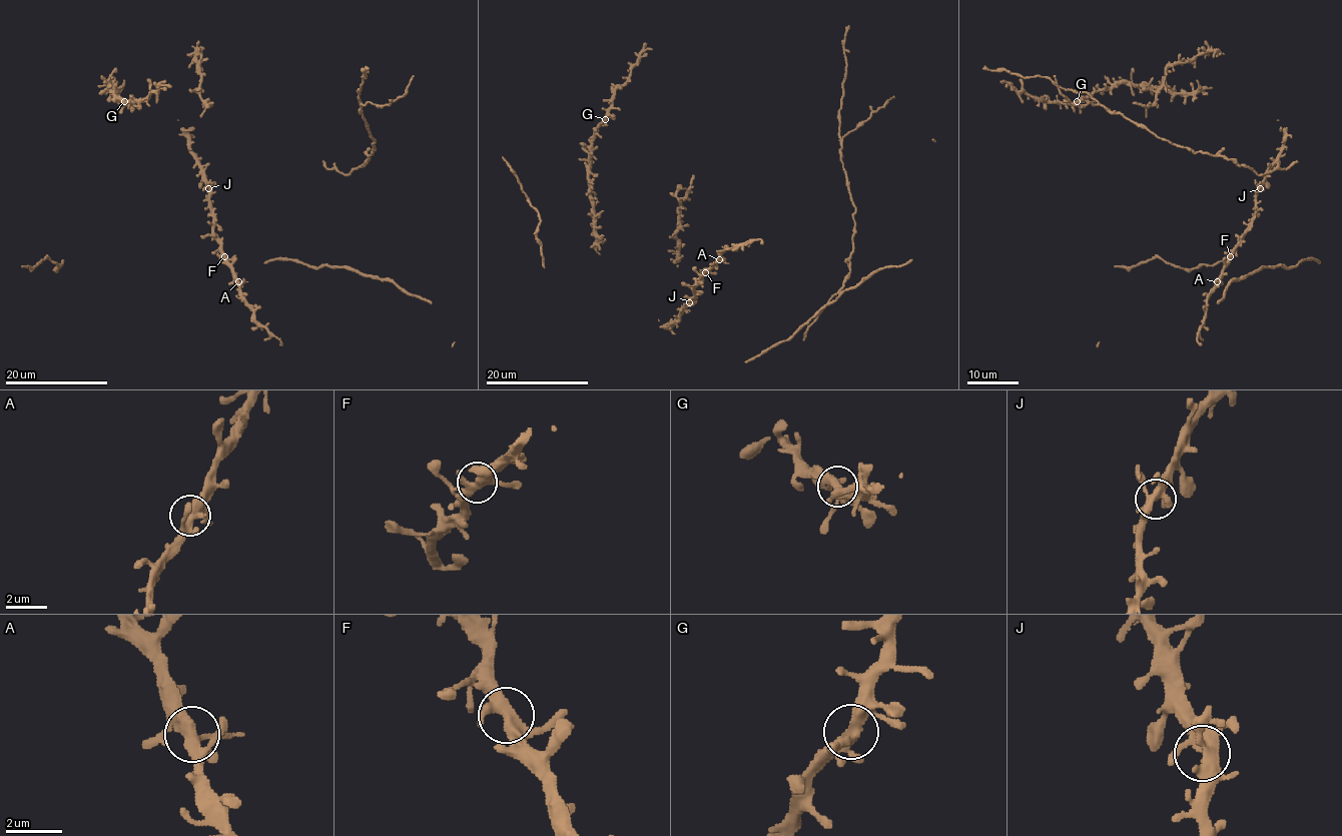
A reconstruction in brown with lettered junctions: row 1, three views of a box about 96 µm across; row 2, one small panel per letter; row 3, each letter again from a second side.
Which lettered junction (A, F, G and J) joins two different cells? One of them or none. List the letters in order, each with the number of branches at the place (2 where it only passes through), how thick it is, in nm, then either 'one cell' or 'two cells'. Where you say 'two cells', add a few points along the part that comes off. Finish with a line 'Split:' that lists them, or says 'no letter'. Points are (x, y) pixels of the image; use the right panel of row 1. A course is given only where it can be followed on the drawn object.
A: 6 | 380 nm | one cell
F: 4 | 360 nm | one cell
G: 6 | 380 nm | one cell
J: 5 | 420 nm | one cell
Split: no letter

